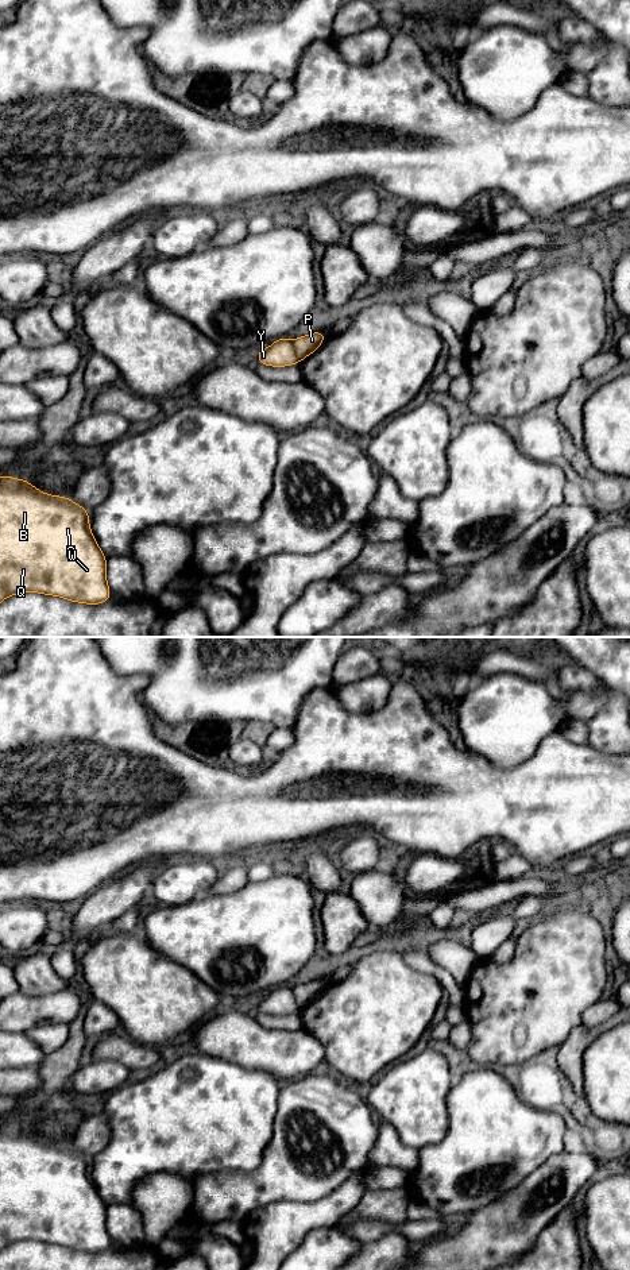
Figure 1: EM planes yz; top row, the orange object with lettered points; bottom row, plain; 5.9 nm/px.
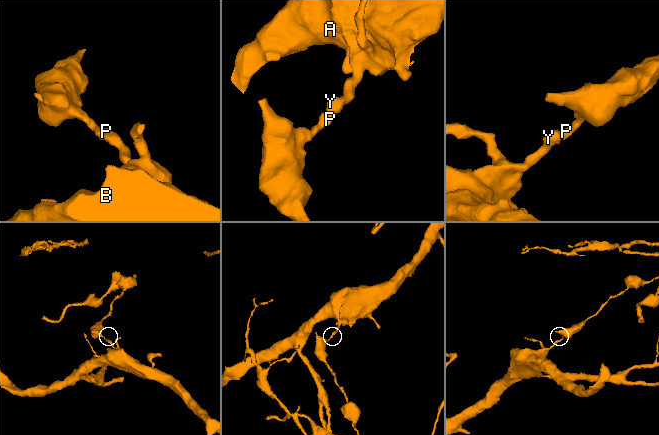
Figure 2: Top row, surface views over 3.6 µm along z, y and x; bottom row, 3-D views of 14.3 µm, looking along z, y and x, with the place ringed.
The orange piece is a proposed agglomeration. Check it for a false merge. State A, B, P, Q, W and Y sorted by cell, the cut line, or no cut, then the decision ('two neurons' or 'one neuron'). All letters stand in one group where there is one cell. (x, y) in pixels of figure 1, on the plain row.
A B Q W Y / P | yz (292, 988), (298, 1010) | two neurons

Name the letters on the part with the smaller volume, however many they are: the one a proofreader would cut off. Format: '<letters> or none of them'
P

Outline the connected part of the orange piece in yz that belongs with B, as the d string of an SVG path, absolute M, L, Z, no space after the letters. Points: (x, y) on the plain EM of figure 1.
M0 1124L0 1251L20 1240L101 1252L109 1248L107 1204L89 1171L89 1159L67 1144L50 1143L26 1127Z

